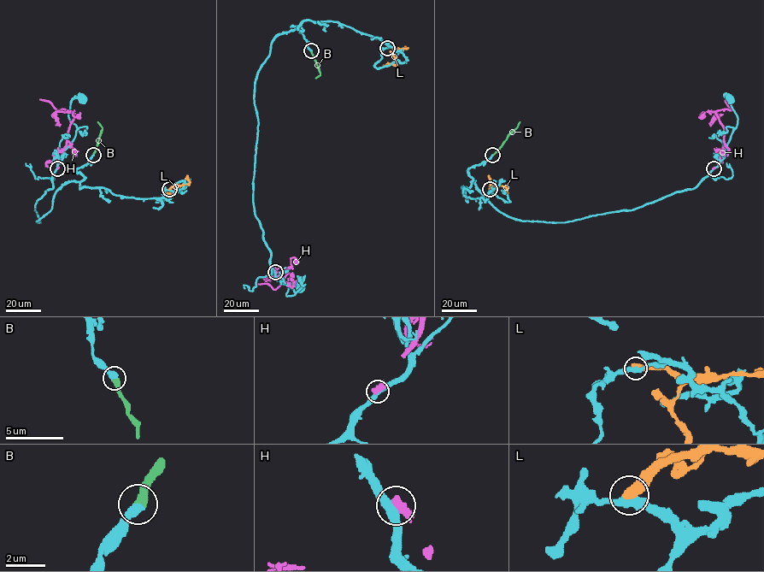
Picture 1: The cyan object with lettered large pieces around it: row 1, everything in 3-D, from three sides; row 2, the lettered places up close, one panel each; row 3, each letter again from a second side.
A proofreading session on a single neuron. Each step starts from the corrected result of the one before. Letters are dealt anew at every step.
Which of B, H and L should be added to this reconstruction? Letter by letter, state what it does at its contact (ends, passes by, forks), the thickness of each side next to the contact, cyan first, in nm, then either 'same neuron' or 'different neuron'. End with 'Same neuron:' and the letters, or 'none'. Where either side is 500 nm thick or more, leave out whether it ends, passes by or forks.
B: it ends; calibres 460 and 420 nm; same neuron
H: it ends; calibres 400 and 400 nm; different neuron
L: calibres 400 and 550 nm; different neuron
Same neuron: B

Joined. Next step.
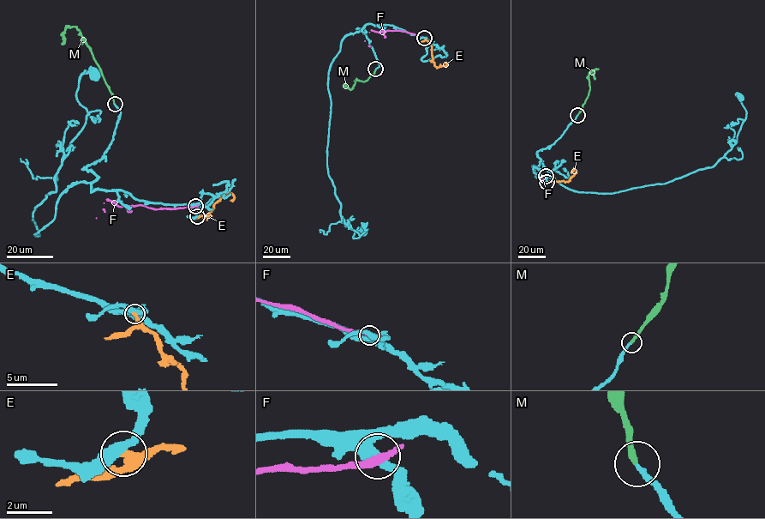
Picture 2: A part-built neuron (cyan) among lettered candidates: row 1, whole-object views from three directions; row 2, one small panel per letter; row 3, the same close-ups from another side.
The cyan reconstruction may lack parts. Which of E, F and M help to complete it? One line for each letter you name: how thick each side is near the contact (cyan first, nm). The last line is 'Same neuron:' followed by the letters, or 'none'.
M: 200/240 nm
Same neuron: M

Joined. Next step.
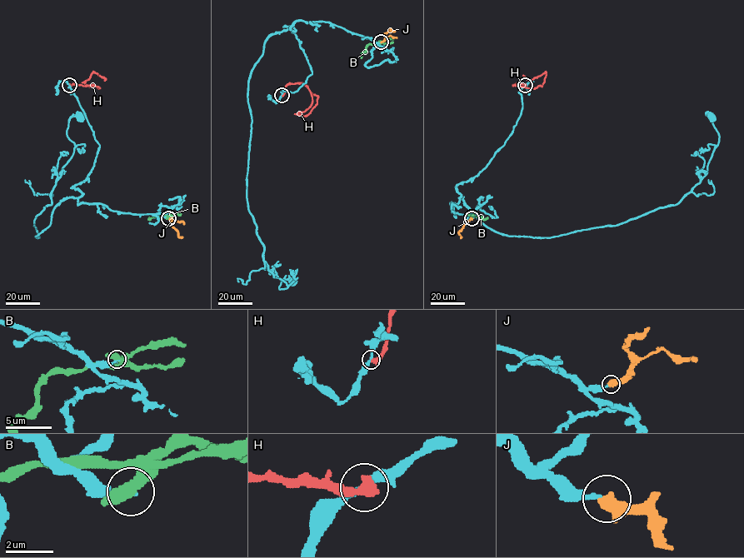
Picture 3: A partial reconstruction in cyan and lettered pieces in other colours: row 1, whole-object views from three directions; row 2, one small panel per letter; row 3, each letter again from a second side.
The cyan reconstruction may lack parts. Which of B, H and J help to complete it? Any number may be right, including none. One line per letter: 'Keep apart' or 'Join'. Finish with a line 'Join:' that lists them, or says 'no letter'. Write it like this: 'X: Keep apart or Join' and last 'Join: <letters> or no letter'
B: Keep apart
H: Keep apart
J: Join
Join: J

